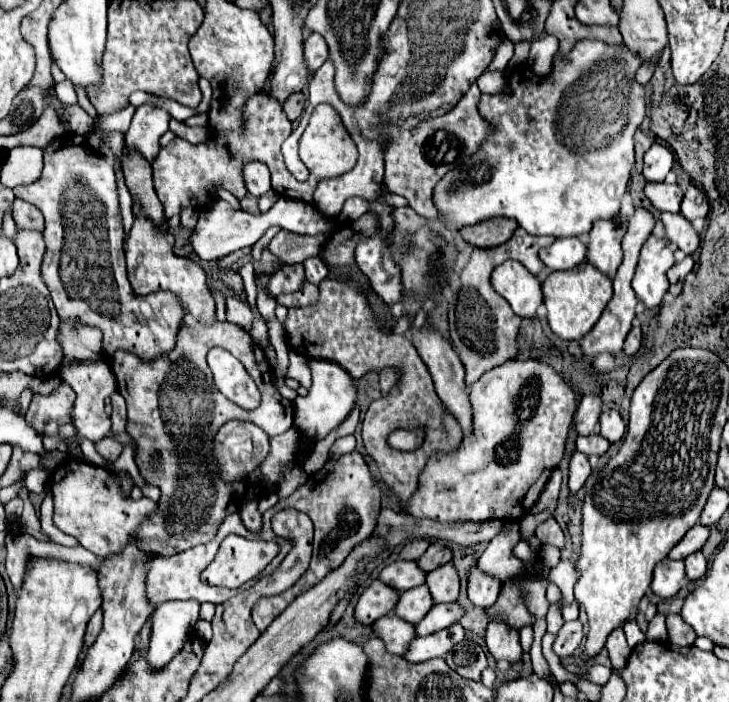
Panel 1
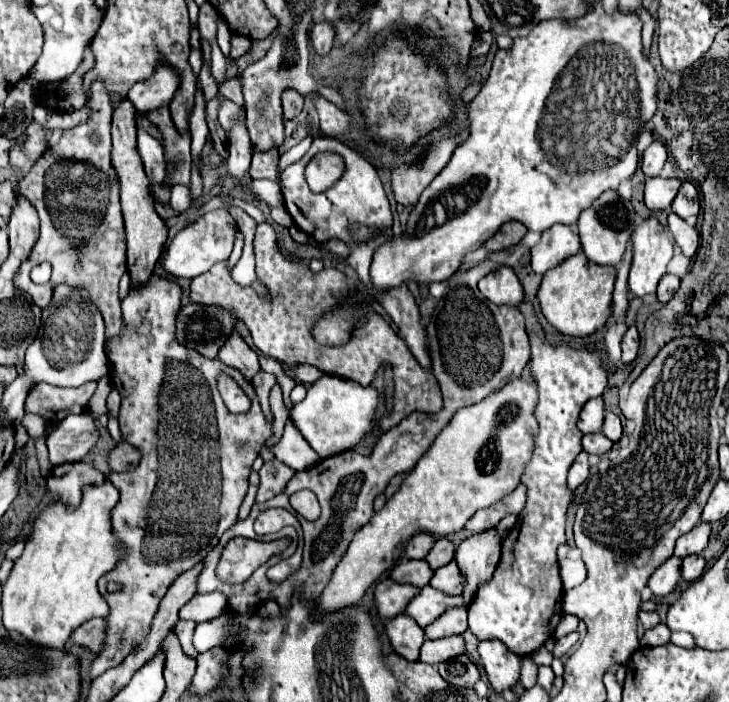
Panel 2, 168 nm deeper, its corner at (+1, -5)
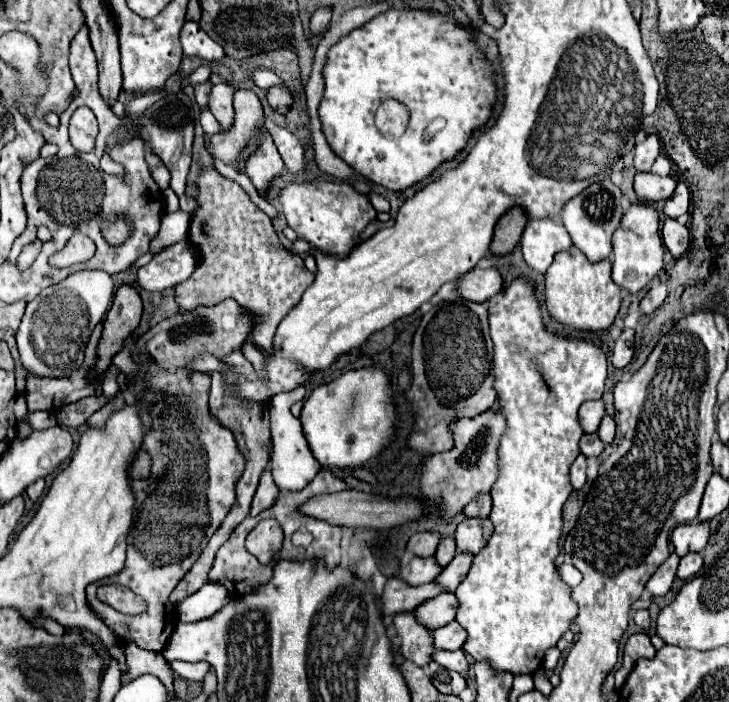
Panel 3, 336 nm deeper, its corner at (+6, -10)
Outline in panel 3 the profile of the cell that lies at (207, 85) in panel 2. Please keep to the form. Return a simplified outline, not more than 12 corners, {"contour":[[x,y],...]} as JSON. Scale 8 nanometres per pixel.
{"contour":[[210,107],[200,111],[204,133],[220,133],[220,125]]}

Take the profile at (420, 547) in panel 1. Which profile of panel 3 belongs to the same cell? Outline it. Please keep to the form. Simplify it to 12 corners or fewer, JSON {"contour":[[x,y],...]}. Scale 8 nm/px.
{"contour":[[416,533],[408,539],[406,553],[432,557],[438,533]]}

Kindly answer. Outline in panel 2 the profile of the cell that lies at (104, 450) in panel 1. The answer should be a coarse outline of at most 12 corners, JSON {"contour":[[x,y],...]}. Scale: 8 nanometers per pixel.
{"contour":[[119,442],[109,454],[113,472],[127,472],[141,460],[141,452]]}

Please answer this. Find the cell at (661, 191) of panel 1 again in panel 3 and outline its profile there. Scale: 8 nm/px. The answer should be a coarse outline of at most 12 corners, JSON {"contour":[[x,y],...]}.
{"contour":[[636,173],[634,191],[642,203],[668,199],[674,177]]}

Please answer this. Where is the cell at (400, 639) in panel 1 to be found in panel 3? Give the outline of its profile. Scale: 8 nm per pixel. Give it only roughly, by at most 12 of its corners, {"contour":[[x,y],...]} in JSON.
{"contour":[[412,613],[394,617],[400,653],[426,665],[432,653],[430,631]]}

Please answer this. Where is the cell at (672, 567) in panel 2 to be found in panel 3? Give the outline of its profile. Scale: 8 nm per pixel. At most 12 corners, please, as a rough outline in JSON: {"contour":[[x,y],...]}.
{"contour":[[672,553],[646,583],[652,595],[666,595],[678,569]]}

